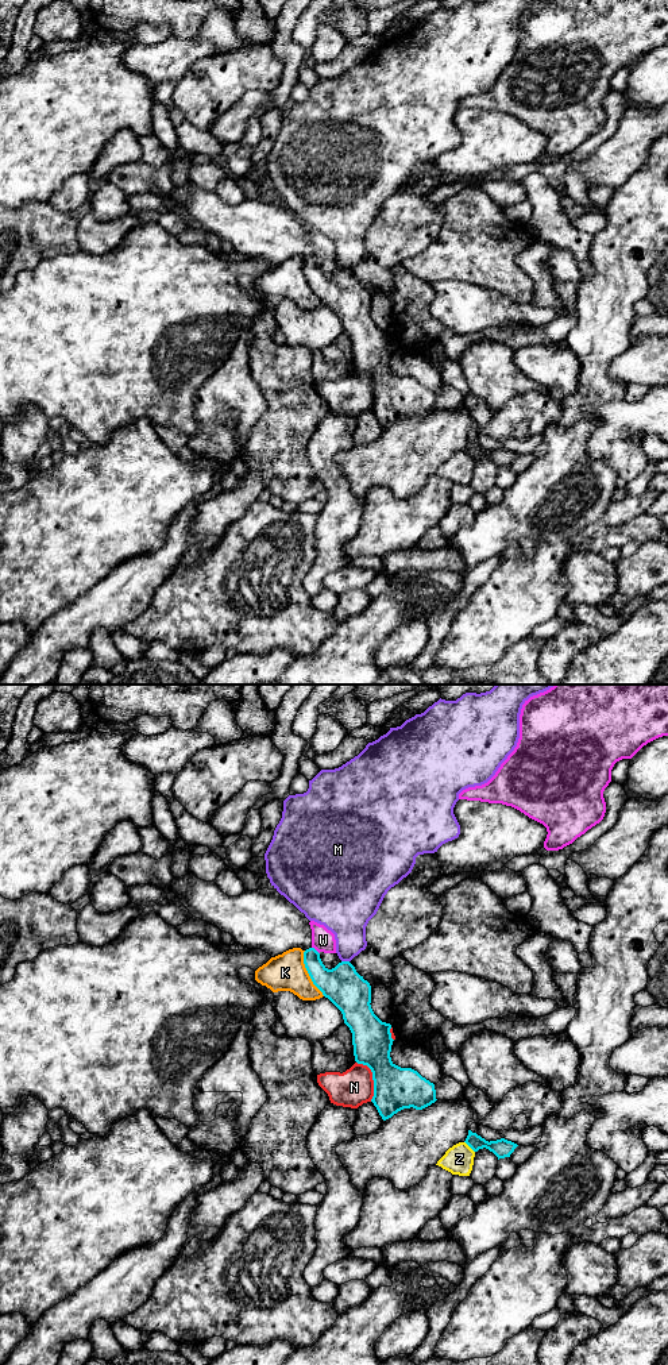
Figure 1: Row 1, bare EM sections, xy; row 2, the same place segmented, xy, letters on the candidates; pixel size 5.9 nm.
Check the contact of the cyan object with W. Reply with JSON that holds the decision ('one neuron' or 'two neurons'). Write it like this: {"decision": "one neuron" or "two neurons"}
{"decision": "one neuron"}

